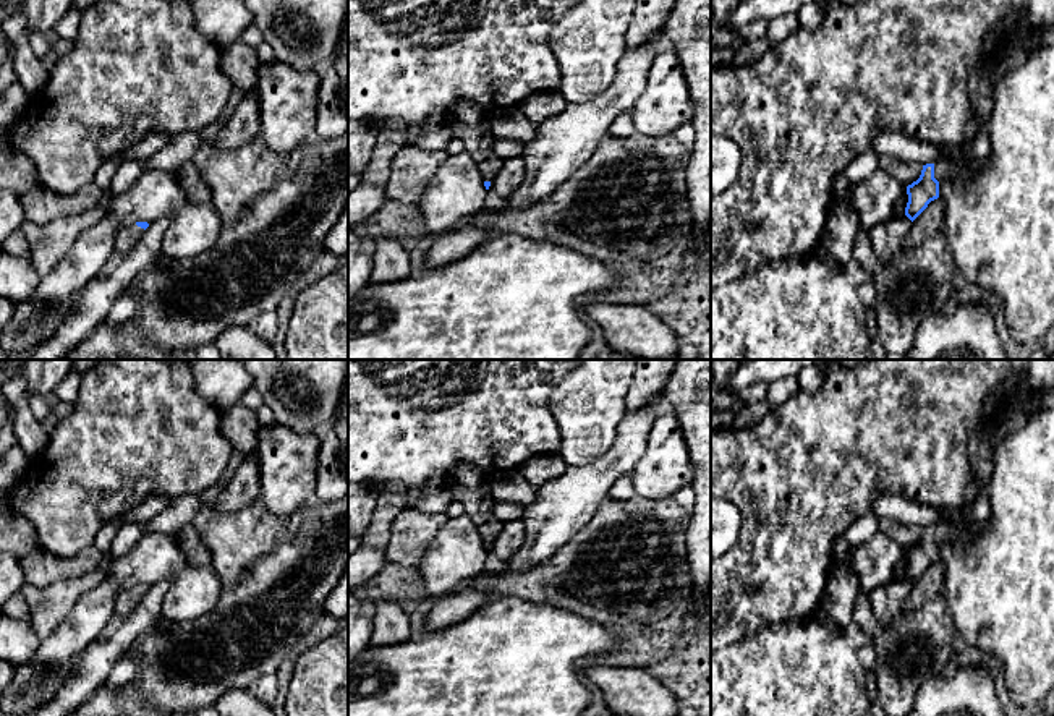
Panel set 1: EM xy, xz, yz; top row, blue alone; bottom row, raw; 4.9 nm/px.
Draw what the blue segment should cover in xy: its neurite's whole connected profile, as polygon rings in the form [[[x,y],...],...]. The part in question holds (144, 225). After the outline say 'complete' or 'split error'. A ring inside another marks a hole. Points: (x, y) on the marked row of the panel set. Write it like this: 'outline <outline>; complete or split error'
outline [[[136,222],[133,225],[121,228],[115,237],[115,249],[120,253],[131,251],[147,227],[147,222]]]; split error

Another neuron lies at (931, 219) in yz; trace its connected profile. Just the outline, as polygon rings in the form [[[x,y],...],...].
[[[934,199],[928,207],[912,222],[912,228],[903,241],[905,248],[920,245],[936,232],[944,230],[944,202]]]

